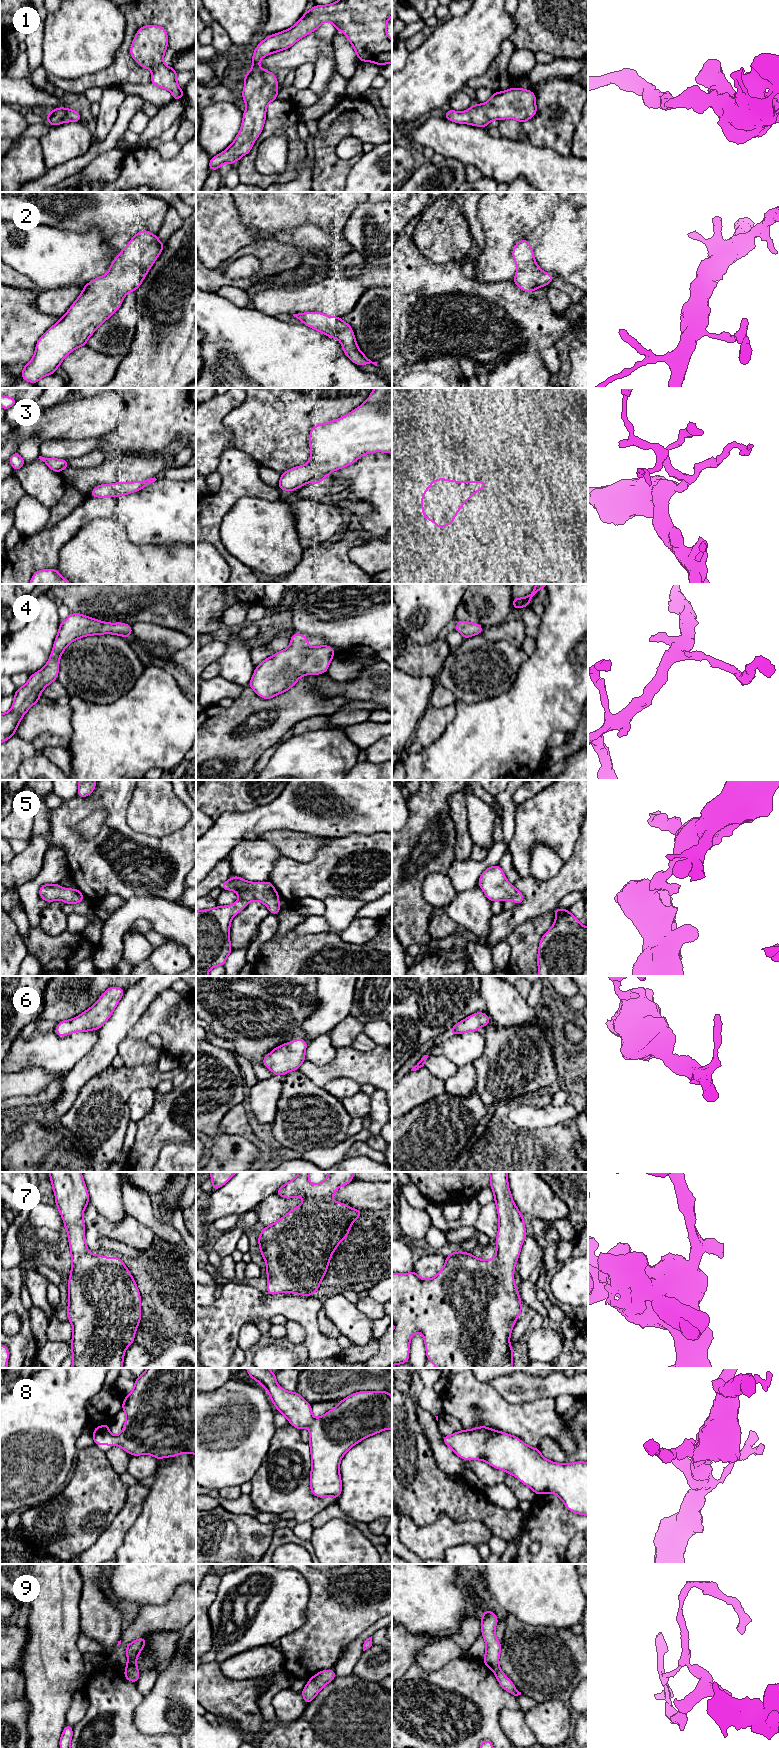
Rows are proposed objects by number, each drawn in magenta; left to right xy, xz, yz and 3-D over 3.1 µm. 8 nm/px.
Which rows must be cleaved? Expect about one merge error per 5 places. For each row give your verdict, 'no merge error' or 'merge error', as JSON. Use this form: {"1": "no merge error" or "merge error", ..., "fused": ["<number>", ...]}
{"1": "no merge error", "2": "no merge error", "3": "no merge error", "4": "no merge error", "5": "no merge error", "6": "no merge error", "7": "no merge error", "8": "no merge error", "9": "no merge error", "fused": []}

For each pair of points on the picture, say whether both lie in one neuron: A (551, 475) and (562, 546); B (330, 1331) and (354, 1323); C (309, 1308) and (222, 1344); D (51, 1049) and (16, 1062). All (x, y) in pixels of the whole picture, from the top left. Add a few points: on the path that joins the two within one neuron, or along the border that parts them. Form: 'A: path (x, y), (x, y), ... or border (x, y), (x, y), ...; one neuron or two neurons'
A: border (539, 474), (541, 479), (555, 493); two neurons
B: border (323, 1309), (326, 1317), (341, 1334); two neurons
C: path (285, 1307), (250, 1308), (238, 1320); one neuron
D: path (42, 1051), (25, 1053); one neuron

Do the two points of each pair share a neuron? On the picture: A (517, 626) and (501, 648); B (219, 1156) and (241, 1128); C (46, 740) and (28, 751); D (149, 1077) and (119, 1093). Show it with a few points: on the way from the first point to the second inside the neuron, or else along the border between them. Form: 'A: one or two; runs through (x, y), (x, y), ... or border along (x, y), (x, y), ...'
A: two; border along (483, 635), (491, 641), (506, 640), (520, 648)
B: two; border along (222, 1117), (222, 1132), (245, 1137), (256, 1147)
C: two; border along (31, 741), (36, 754)
D: one; runs through (142, 1077), (134, 1078), (126, 1086)

